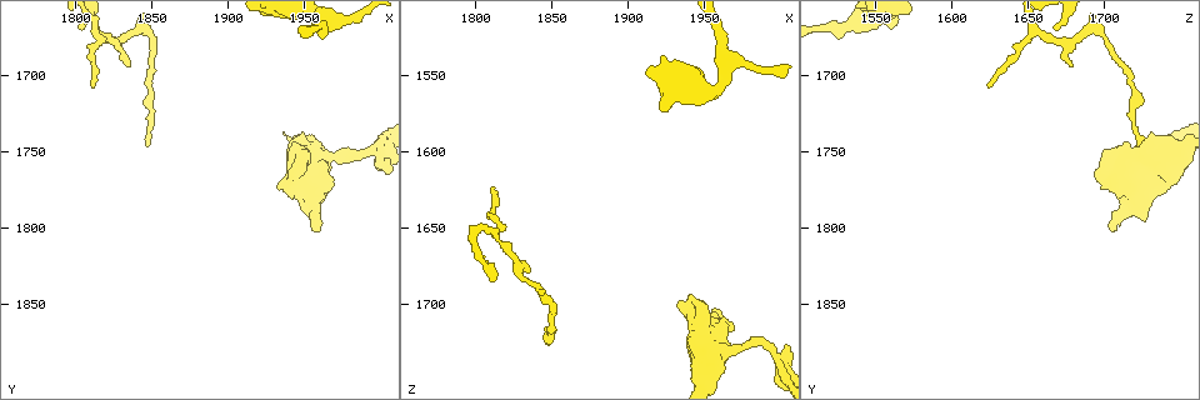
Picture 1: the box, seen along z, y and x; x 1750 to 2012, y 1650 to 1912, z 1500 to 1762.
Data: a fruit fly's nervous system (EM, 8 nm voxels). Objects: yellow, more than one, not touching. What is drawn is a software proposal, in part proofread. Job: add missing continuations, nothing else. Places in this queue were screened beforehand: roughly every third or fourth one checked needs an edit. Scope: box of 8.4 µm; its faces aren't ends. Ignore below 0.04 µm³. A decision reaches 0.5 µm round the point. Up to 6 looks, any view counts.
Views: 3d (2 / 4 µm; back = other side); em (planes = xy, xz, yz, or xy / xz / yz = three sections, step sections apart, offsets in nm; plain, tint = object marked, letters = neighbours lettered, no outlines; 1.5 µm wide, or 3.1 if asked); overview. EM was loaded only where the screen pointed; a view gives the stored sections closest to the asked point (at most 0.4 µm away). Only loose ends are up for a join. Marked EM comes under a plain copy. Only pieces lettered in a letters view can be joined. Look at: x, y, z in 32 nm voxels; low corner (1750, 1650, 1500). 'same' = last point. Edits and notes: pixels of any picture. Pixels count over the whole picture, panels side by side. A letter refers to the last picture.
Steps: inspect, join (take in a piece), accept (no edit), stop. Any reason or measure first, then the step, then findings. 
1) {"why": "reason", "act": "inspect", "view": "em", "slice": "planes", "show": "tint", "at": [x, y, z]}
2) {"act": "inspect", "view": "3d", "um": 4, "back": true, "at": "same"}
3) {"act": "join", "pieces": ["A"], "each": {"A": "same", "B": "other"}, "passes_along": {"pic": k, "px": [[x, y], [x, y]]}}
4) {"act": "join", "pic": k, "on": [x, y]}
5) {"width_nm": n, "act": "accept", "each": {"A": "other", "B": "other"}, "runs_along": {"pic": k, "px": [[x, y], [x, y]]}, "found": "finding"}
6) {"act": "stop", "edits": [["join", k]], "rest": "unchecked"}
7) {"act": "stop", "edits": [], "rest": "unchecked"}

{"why": "branch stops here", "act": "inspect", "view": "em", "slice": "planes", "show": "letters", "at": [1834, 1694, 1680]}

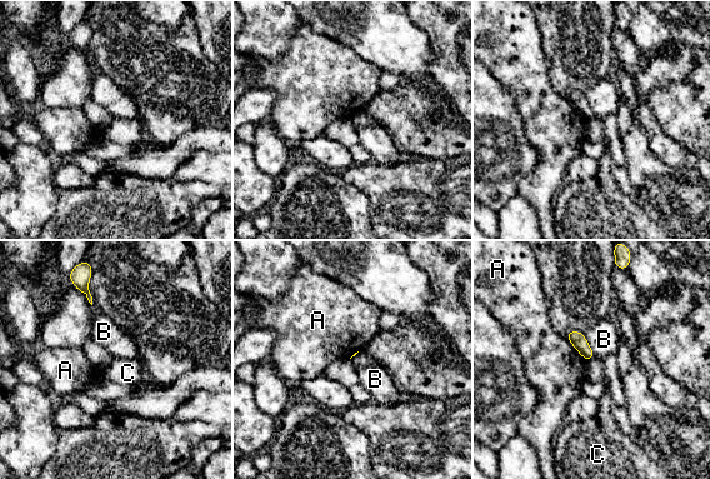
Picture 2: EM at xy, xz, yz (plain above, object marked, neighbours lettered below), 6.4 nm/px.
{"act": "accept", "each": {"A": "other", "B": "other", "C": "other"}, "border": {"pic": 2, "px": [[594, 357], [588, 362]]}, "found": "no lettered piece goes on from it"}

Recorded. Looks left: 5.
{"why": "thick end", "act": "inspect", "view": "3d", "um": 2, "at": [1960, 1800, 1702]}

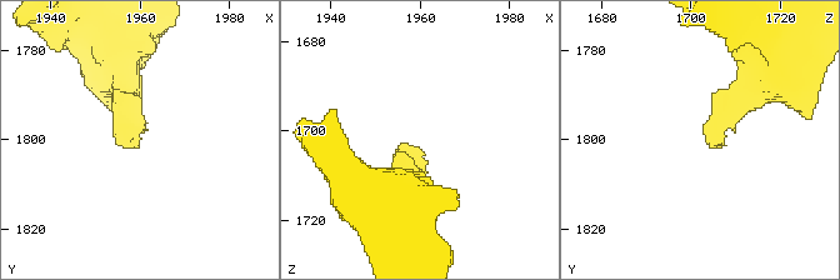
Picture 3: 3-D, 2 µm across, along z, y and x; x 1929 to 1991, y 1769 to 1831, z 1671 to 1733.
{"why": "shape alone is not enough", "act": "inspect", "view": "em", "slice": "planes", "show": "letters", "at": [1958, 1801, 1703]}

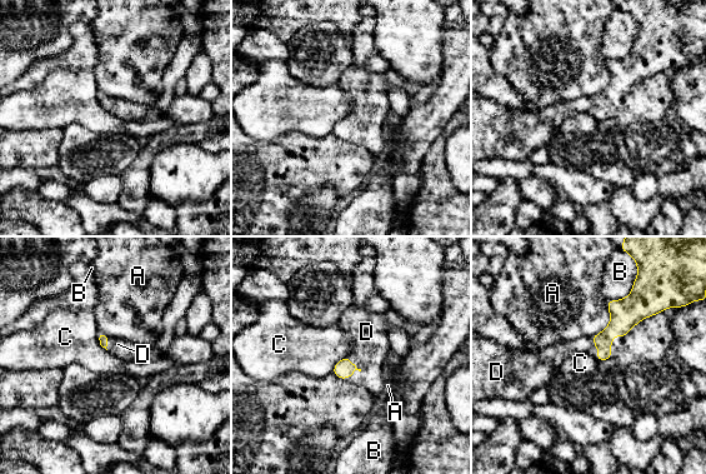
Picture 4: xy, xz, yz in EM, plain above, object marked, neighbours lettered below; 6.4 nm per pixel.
{"act": "join", "pieces": ["D"], "each": {"A": "other", "B": "other", "C": "other", "D": "same"}, "passes_along": {"pic": 4, "px": [[103, 338], [108, 339], [118, 344]]}, "found": "the neuron continues"}

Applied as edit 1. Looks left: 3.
{"why": "branch stops here", "act": "inspect", "view": "3d", "um": 4, "at": [1848, 1748, 1720]}

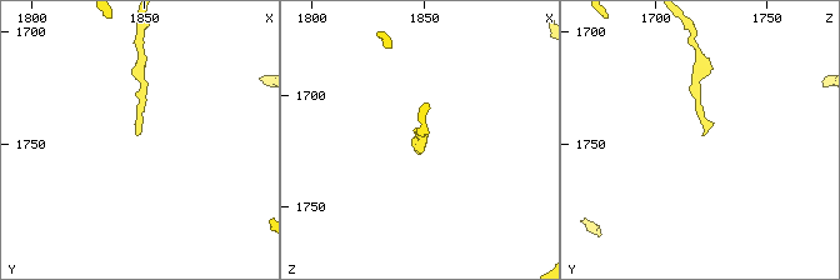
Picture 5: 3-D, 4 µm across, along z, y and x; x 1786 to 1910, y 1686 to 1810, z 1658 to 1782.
{"act": "inspect", "view": "em", "slice": "xy", "step": 8, "show": "letters", "at": [1846, 1746, 1722]}

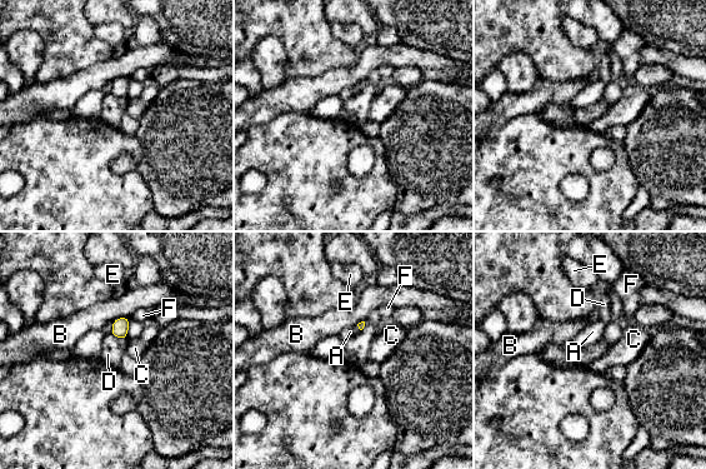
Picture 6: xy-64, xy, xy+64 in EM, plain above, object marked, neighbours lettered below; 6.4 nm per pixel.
{"longest_contact_nm": ["B", 120], "act": "accept", "each": {"A": "other", "B": "other", "C": "other", "D": "other", "E": "other", "F": "other"}, "border": {"pic": 6, "px": [[110, 334], [123, 339], [126, 338]]}, "found": "none of them fits"}

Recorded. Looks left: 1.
{"act": "stop", "edits": [["join", 4]], "rest": "unchecked"}

